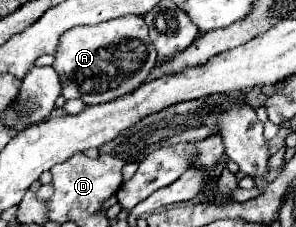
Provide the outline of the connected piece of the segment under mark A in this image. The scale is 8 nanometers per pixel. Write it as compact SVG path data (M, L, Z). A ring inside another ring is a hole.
M120 16L64 32L54 58L52 68L60 76L62 96L66 100L80 98L84 104L102 104L138 88L156 64L156 50L142 16Z

